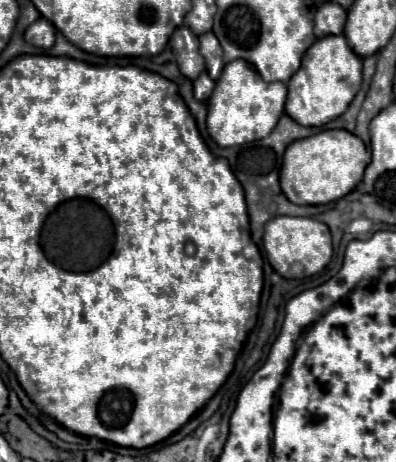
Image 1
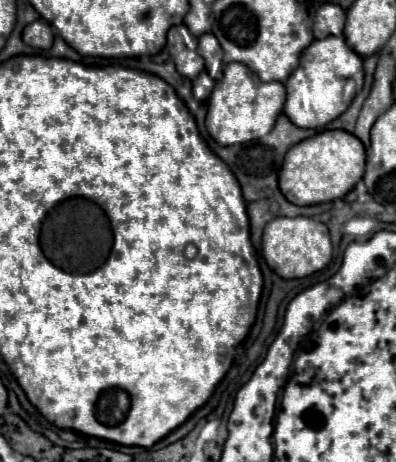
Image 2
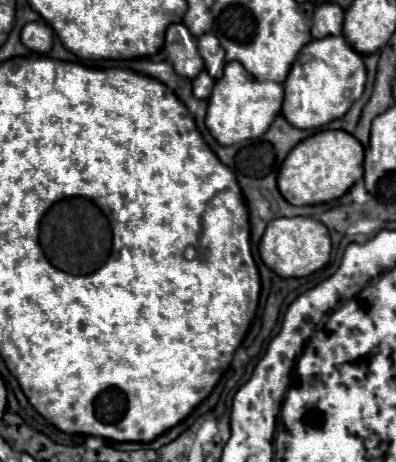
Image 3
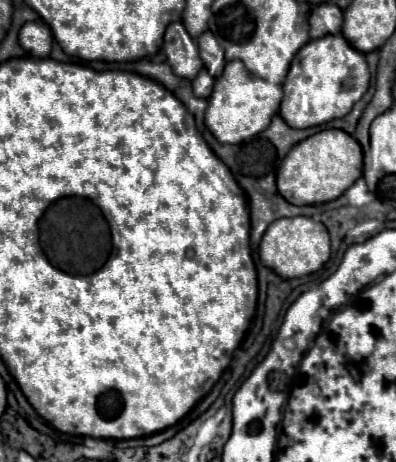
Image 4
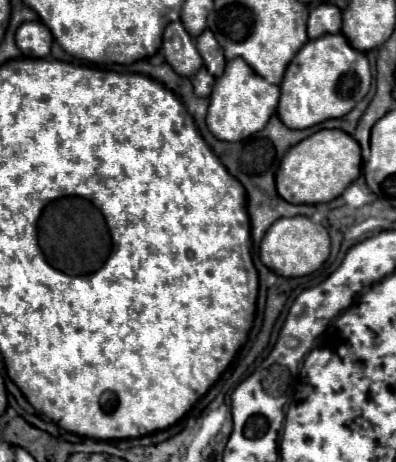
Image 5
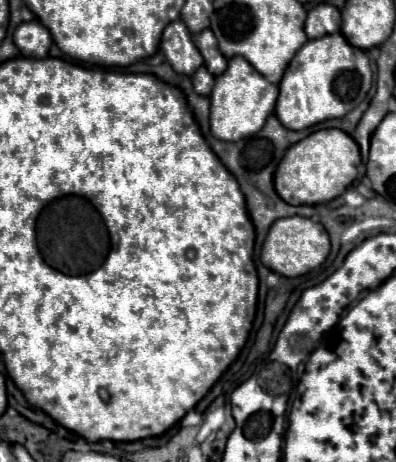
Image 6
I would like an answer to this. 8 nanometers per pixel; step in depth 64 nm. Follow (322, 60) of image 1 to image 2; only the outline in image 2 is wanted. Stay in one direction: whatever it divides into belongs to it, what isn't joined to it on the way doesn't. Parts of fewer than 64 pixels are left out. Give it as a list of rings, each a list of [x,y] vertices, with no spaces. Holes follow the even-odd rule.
[[[328,36],[324,40],[314,40],[304,48],[298,68],[286,80],[286,104],[284,114],[298,128],[324,128],[328,122],[344,114],[350,102],[360,94],[364,84],[362,56],[352,52],[342,36]]]

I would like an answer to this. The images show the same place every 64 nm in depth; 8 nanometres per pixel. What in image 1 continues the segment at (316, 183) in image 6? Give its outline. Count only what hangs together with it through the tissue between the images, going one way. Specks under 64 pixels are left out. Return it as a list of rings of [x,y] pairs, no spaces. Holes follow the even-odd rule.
[[[324,130],[292,142],[286,148],[280,170],[280,186],[292,204],[328,204],[356,188],[368,166],[370,152],[364,142],[348,130]]]

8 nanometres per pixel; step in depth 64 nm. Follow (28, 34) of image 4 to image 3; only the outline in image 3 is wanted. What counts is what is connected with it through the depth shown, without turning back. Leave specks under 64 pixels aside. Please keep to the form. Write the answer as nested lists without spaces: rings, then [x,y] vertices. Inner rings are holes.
[[[30,22],[22,28],[22,44],[38,54],[46,54],[52,48],[52,40],[54,40],[54,32],[46,22]]]

